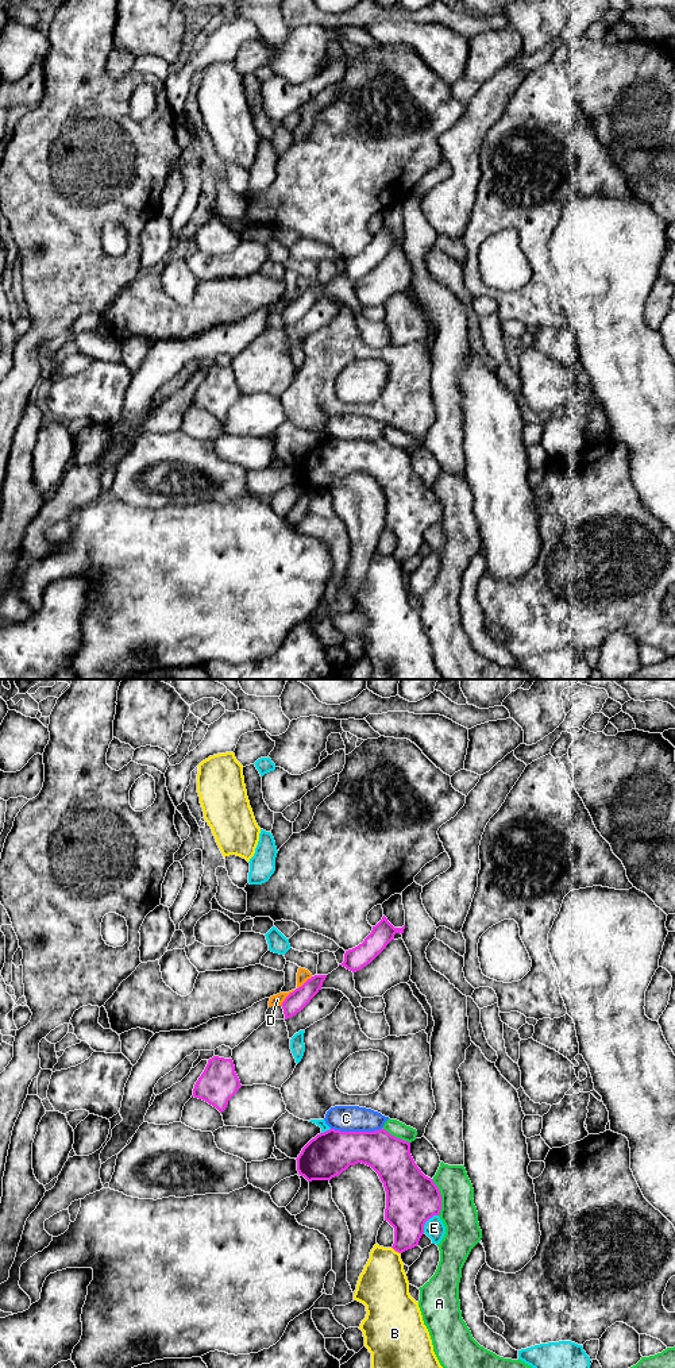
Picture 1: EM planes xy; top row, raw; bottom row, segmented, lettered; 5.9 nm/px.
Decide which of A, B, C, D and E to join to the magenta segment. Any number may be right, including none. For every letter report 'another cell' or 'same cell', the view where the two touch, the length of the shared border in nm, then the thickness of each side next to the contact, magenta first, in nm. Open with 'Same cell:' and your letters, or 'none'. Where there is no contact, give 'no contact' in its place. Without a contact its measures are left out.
Same cell: none
A: another cell; contact in xy; length 220 nm; calibres 320 and 220 nm
B: another cell; contact in xy; length 70 nm; calibres 260 and 300 nm
C: another cell; contact in xy; length 300 nm; calibres 260 and 160 nm
D: another cell; contact in xy; length 130 nm; calibres 120 and 70 nm
E: another cell; contact in xy; length 140 nm; calibres 320 and 120 nm

